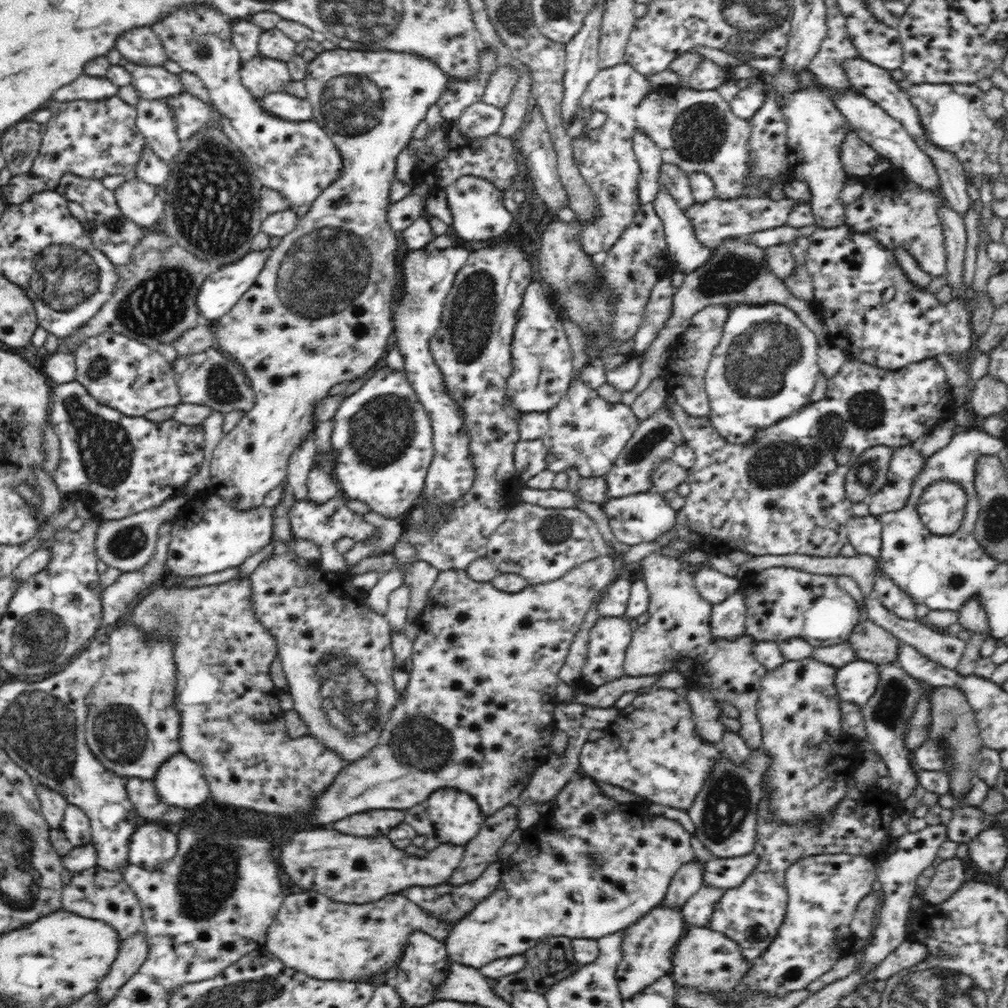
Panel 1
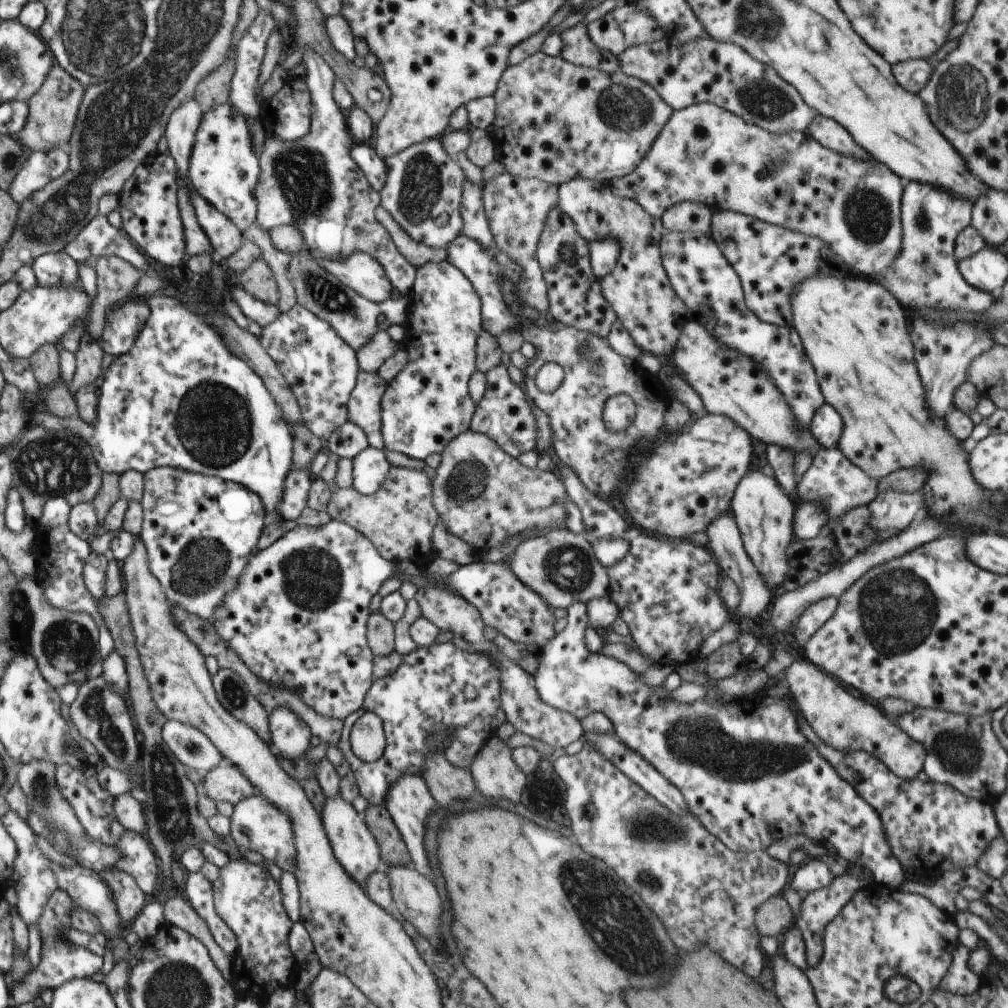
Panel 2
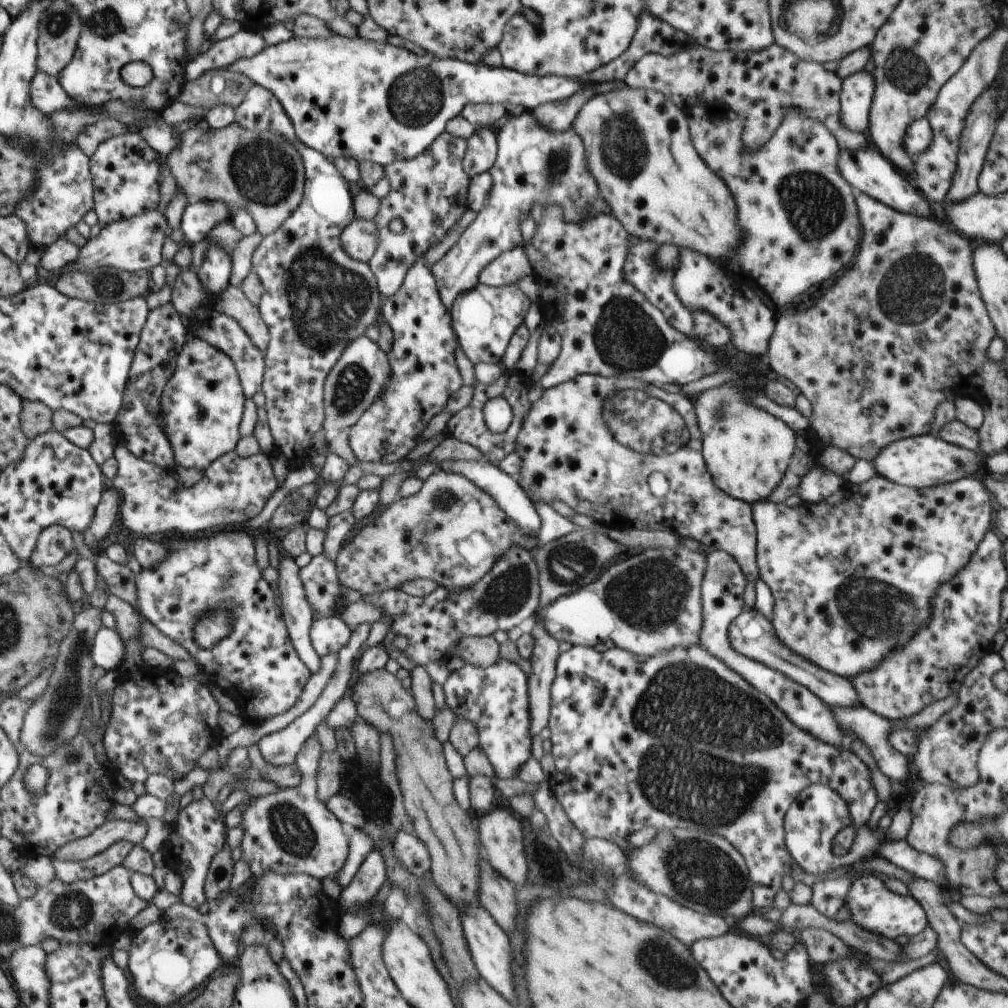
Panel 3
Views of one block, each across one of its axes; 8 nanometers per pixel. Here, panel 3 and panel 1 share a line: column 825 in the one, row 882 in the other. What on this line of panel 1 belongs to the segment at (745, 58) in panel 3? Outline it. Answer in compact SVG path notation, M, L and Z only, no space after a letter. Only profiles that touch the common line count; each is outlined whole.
M98 864L72 875L70 882L63 886L61 903L68 912L109 924L118 933L120 942L145 928L139 900L122 875L98 867Z

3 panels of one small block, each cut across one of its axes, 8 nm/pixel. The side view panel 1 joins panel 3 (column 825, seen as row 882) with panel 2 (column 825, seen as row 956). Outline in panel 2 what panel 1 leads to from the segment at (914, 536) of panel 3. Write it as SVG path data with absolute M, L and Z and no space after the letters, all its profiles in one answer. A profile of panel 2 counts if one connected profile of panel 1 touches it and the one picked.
M822 448L814 455L810 468L797 484L797 490L802 501L820 501L830 520L842 516L850 509L870 504L878 494L877 482L877 479L852 464L842 451Z

